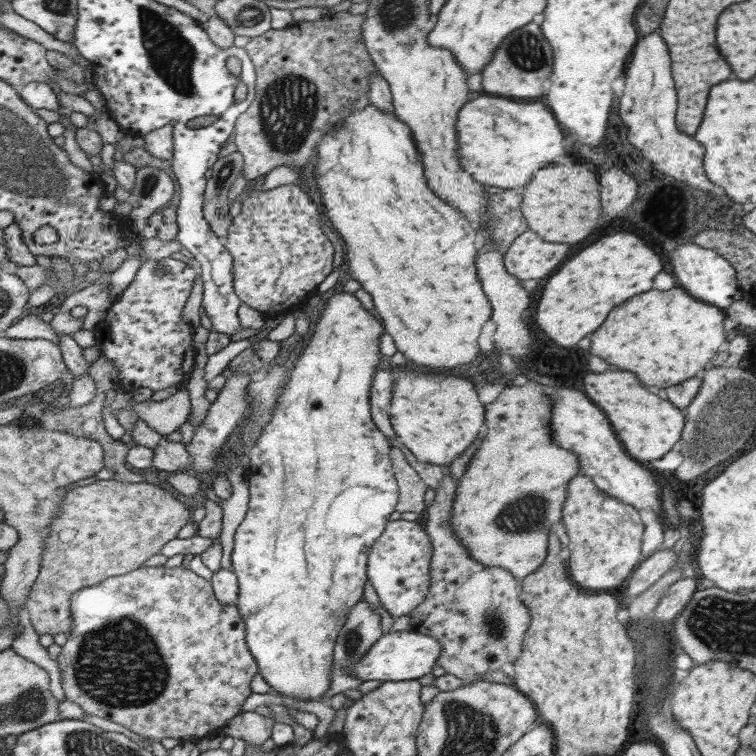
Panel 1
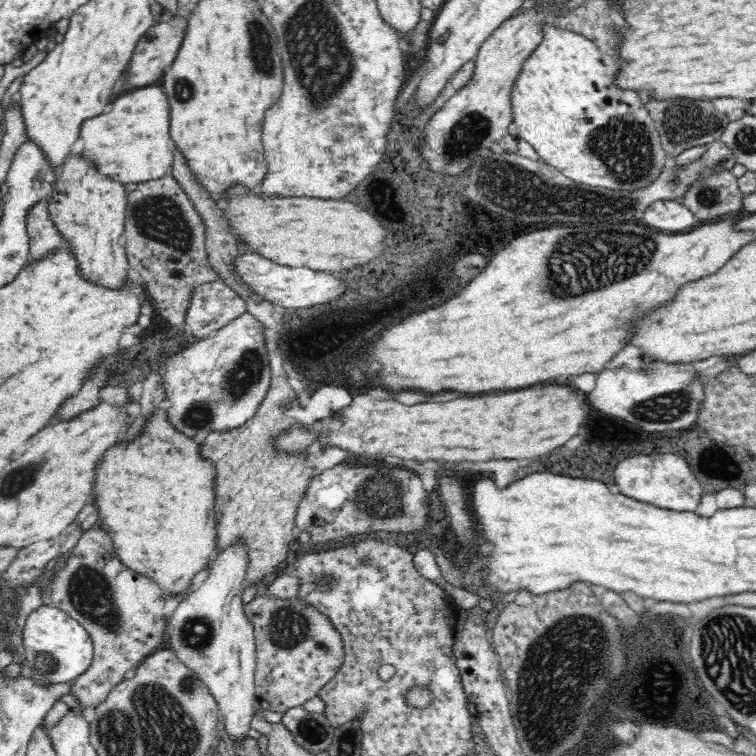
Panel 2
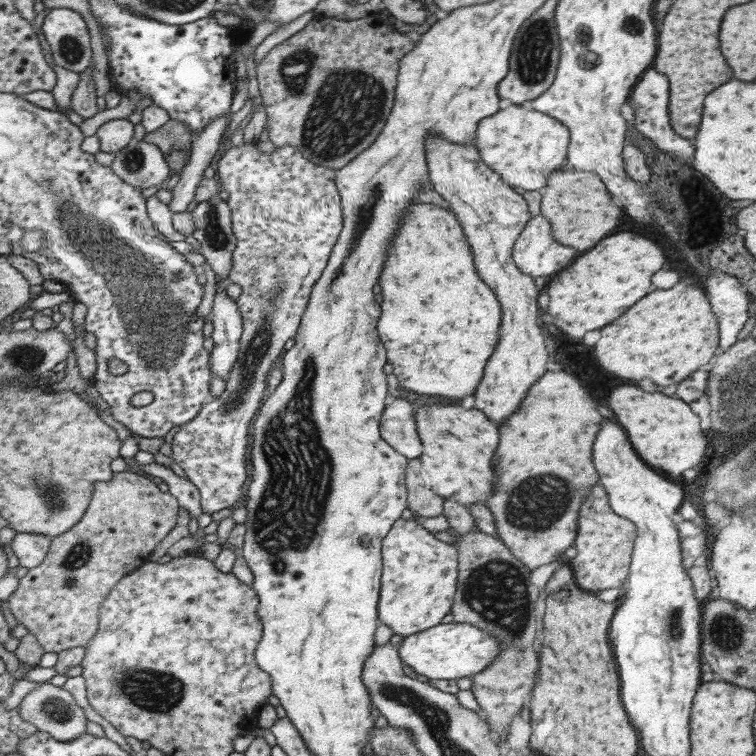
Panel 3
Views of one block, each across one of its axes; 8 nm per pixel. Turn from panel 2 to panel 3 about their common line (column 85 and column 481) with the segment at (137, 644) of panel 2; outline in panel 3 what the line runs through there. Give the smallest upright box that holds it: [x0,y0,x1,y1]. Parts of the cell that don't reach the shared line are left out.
[451,532,541,744]

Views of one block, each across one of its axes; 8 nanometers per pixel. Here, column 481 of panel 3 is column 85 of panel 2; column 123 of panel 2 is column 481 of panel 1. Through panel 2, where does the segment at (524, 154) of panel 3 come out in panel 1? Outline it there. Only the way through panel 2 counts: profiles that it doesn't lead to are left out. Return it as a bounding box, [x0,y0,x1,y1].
[457,94,563,190]

